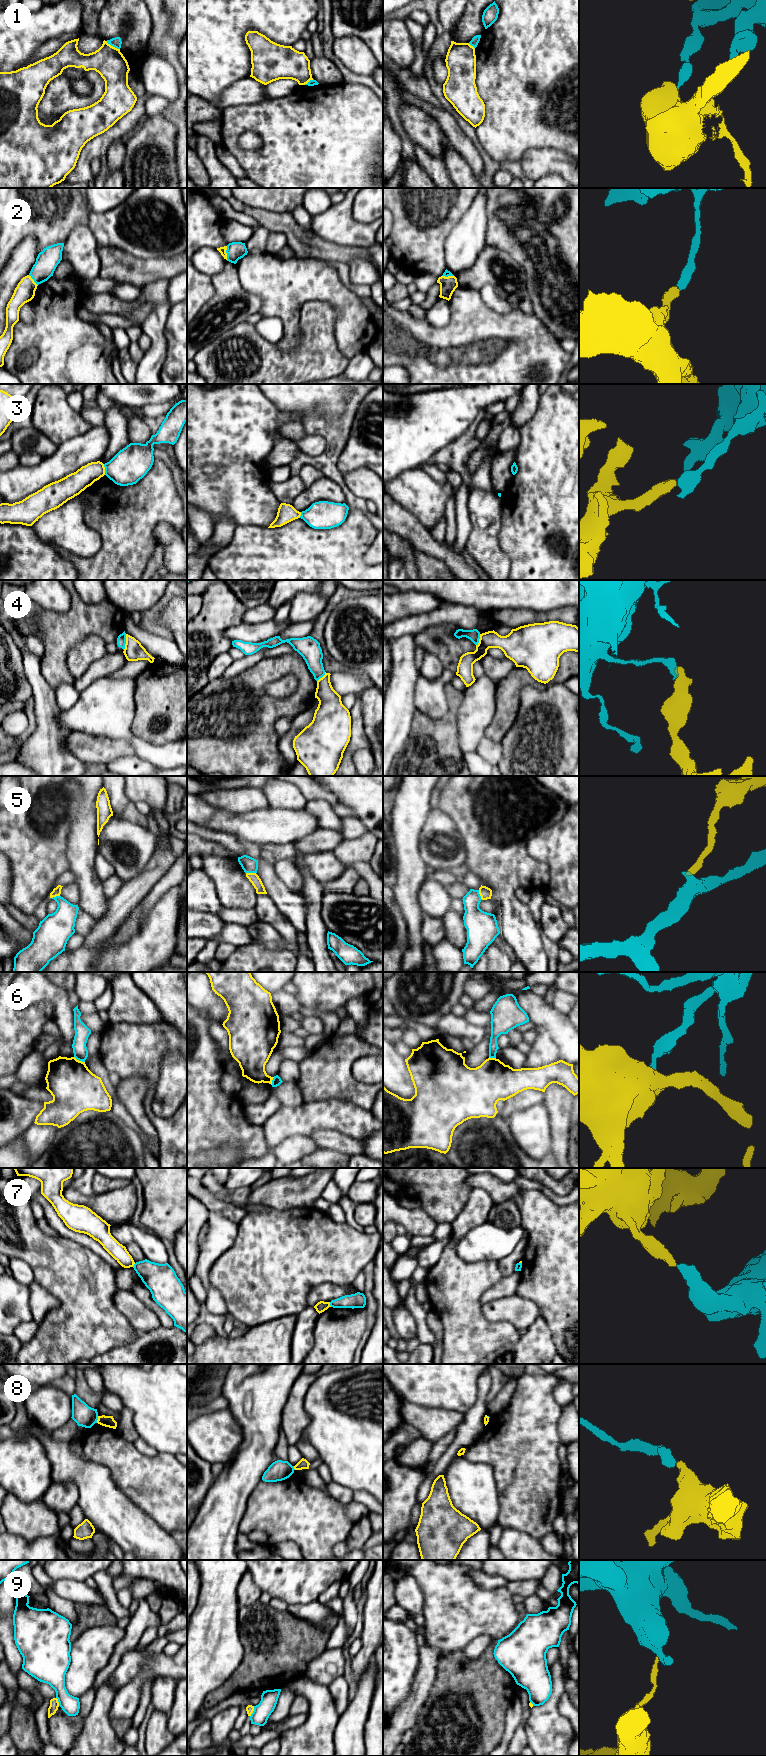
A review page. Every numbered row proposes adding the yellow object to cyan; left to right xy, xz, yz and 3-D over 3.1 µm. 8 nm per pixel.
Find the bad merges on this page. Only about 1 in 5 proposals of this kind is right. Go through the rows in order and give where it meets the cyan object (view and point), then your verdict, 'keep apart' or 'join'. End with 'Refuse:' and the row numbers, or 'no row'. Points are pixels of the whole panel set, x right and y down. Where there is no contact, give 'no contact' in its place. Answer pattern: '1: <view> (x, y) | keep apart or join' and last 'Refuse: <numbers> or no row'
1: xy (113, 46) | keep apart
2: xz (226, 252) | keep apart
3: xy (105, 469) | keep apart
4: xy (125, 642) | keep apart
5: xz (251, 872) | keep apart
6: xy (79, 1060) | keep apart
7: xz (330, 1304) | keep apart
8: xy (97, 1419) | keep apart
9: xz (253, 1711) | keep apart
Refuse: 1, 2, 3, 4, 5, 6, 7, 8, 9

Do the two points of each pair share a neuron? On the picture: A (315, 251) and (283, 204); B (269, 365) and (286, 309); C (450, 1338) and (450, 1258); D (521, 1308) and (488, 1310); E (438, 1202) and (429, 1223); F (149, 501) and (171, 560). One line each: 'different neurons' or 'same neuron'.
A: different neurons
B: different neurons
C: same neuron
D: same neuron
E: different neurons
F: different neurons

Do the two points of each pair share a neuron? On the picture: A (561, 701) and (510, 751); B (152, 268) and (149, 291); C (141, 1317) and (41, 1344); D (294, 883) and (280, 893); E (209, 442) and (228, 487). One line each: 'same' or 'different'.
A: same
B: different
C: different
D: different
E: same

